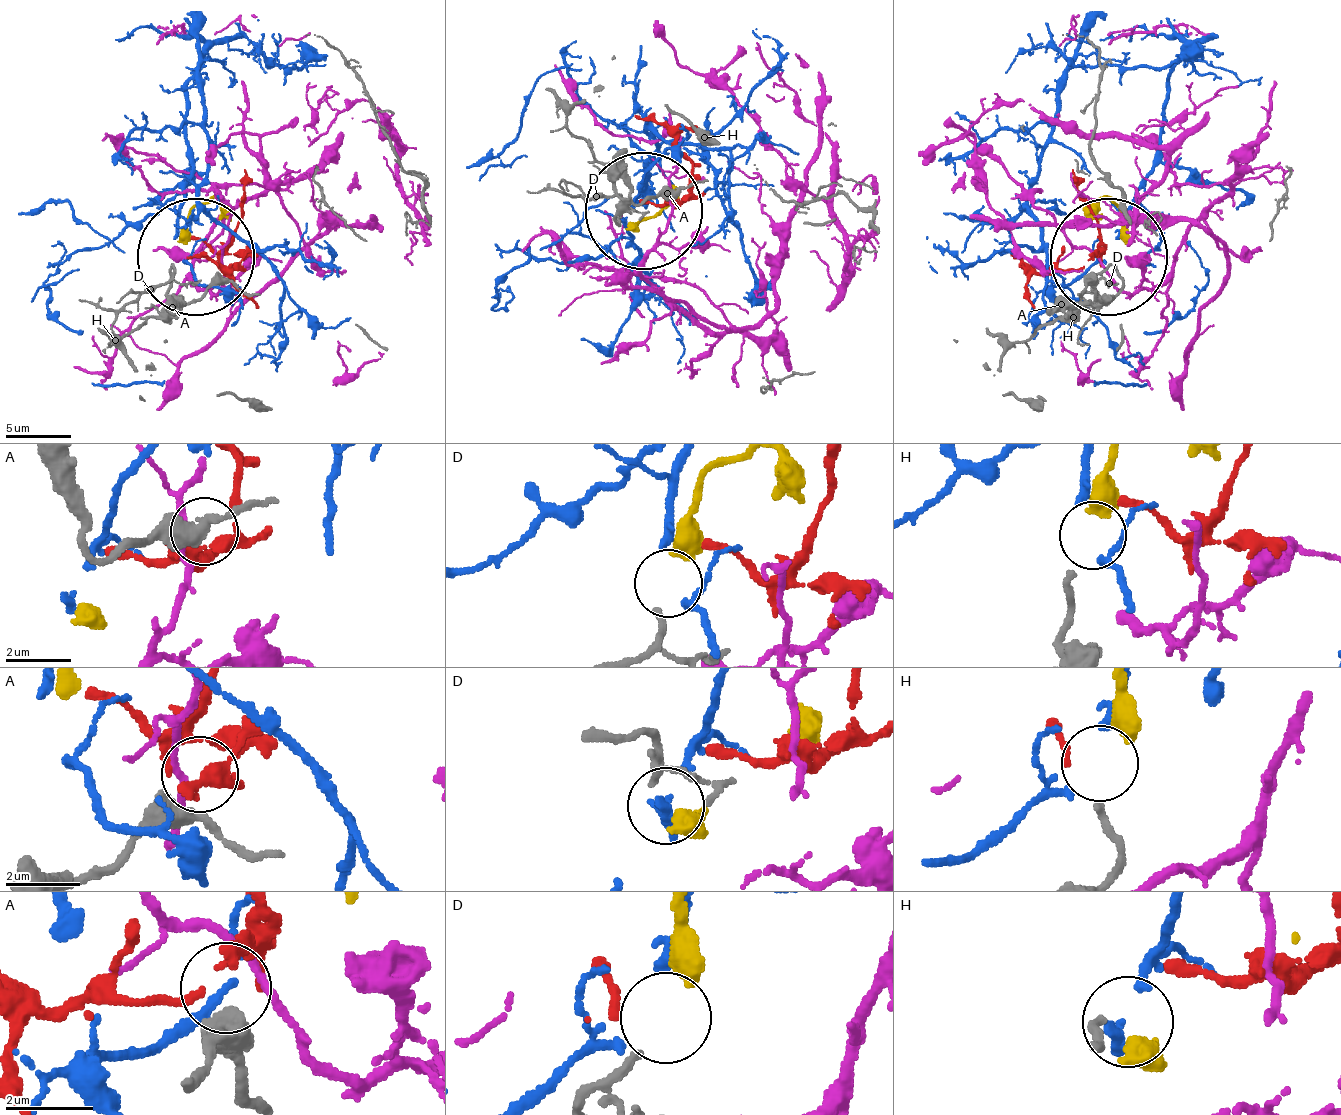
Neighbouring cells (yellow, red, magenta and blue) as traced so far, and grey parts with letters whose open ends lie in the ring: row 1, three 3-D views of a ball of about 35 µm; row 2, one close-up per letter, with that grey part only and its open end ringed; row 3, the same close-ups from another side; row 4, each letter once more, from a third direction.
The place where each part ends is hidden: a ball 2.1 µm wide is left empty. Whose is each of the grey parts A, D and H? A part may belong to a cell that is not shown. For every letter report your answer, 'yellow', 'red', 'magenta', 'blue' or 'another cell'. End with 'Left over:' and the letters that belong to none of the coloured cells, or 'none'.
A: another cell
D: blue
H: yellow
Left over: A

